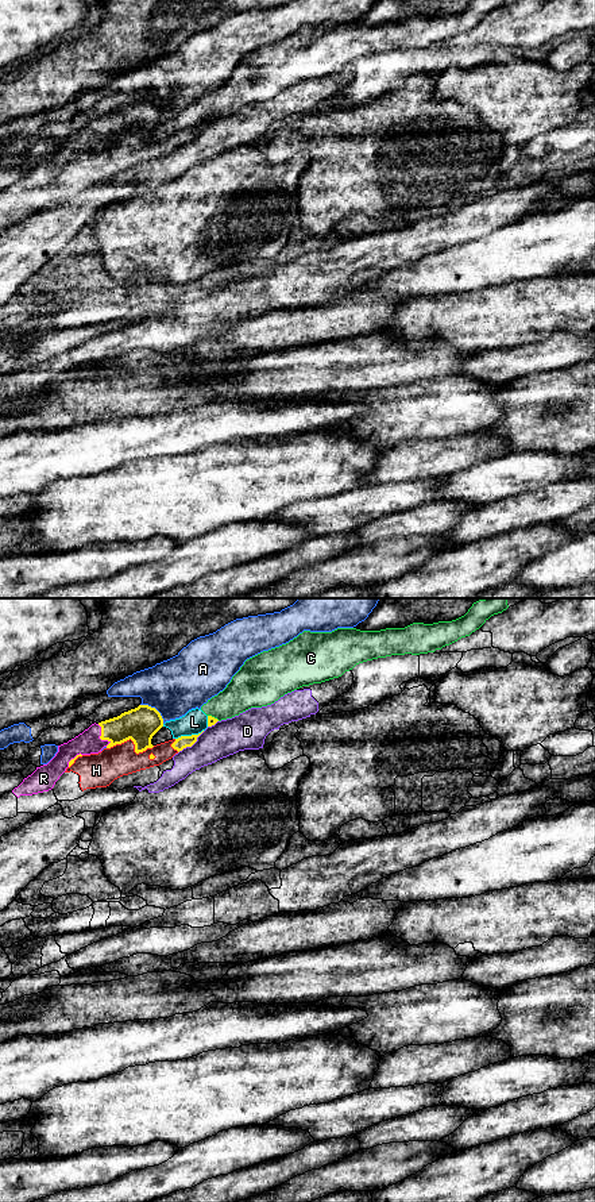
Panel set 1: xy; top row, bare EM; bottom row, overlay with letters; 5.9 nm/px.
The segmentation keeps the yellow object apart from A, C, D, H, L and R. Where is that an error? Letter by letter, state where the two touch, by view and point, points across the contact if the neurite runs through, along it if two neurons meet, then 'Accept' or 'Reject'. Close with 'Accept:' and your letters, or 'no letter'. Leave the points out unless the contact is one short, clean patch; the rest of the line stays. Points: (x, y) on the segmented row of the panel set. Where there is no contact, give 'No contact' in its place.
A: Touches yellow at xy (155, 709). Reject
C: Touches yellow at xy (213, 717). Reject
D: Touches yellow at xy (192, 744). Reject
H: Touches yellow at xy (134, 743). Accept
L: Touches yellow at xy (189, 736). Boundary: xy (203, 729), (194, 735), (181, 735), (176, 739). Reject
R: Touches yellow at xy (100, 738). Accept
Accept: H, R

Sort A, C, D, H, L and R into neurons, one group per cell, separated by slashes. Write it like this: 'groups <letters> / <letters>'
groups A / C L / D / H R

